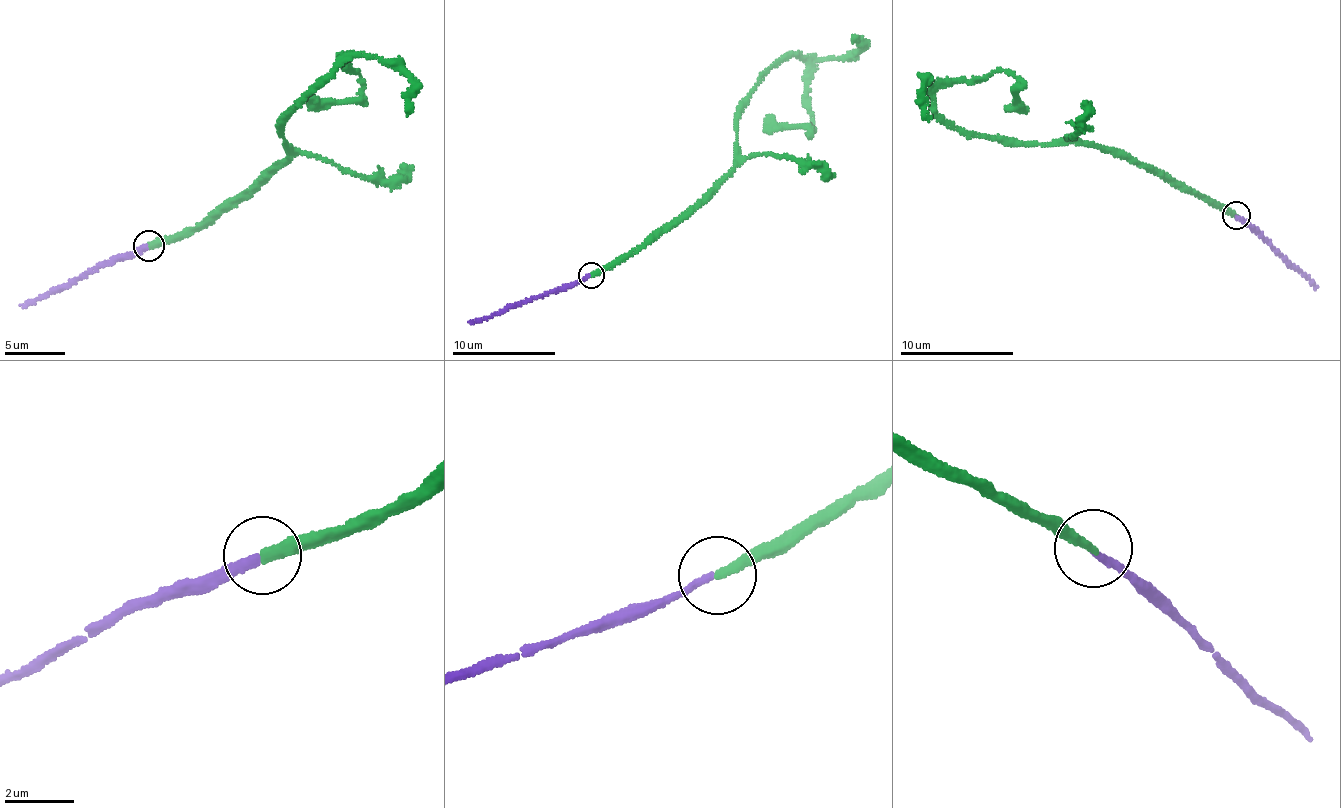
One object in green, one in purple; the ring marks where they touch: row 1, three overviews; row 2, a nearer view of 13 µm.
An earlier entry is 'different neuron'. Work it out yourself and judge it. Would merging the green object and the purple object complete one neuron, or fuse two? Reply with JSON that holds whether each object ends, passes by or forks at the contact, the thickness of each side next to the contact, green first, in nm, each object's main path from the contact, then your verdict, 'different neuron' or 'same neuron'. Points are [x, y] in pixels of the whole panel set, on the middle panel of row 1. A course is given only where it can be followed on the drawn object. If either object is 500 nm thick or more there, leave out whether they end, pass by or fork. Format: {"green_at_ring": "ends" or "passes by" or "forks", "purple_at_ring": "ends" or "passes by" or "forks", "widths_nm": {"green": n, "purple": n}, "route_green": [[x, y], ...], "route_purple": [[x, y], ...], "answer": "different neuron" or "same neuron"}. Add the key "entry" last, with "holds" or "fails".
{"green_at_ring": "ends", "purple_at_ring": "ends", "widths_nm": {"green": 280, "purple": 240}, "route_green": [[592, 275], [650, 242], [729, 173], [739, 103], [768, 69], [803, 60], [811, 136], [764, 119]], "route_purple": [[589, 275], [468, 321]], "answer": "same neuron", "entry": "fails"}

